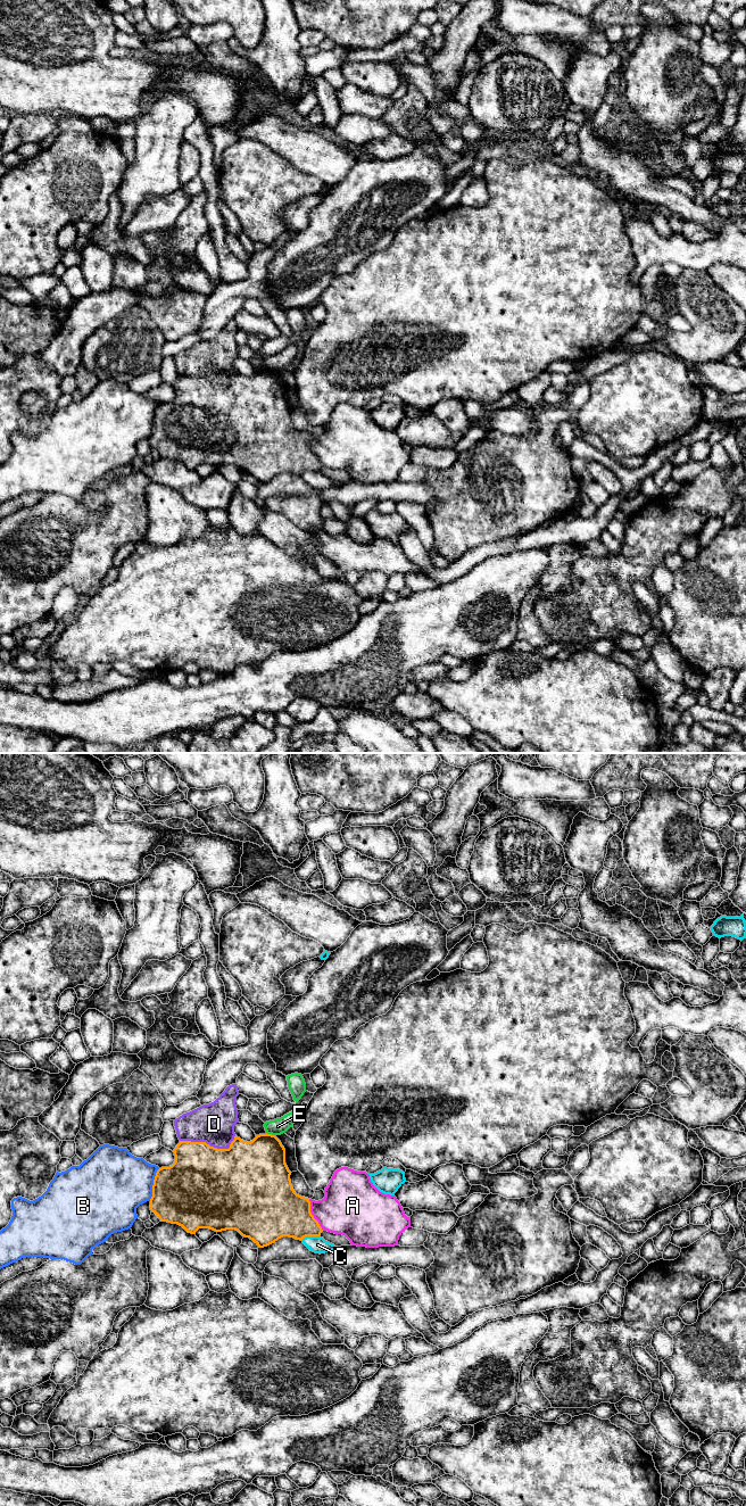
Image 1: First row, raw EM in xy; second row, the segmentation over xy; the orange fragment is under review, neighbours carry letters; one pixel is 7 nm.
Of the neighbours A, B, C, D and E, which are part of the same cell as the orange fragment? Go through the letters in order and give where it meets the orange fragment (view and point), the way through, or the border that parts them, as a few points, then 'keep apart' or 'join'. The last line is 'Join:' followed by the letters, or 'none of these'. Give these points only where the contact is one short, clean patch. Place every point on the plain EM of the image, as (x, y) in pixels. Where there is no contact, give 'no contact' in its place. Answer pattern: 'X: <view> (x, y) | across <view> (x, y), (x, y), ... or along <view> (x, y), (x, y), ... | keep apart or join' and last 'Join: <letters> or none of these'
A: xy (312, 451) | keep apart
B: xy (154, 420) | keep apart
C: xy (309, 471) | keep apart
D: xy (209, 381) | keep apart
E: xy (271, 370) | along xy (266, 367), (274, 371) | keep apart
Join: none of these

